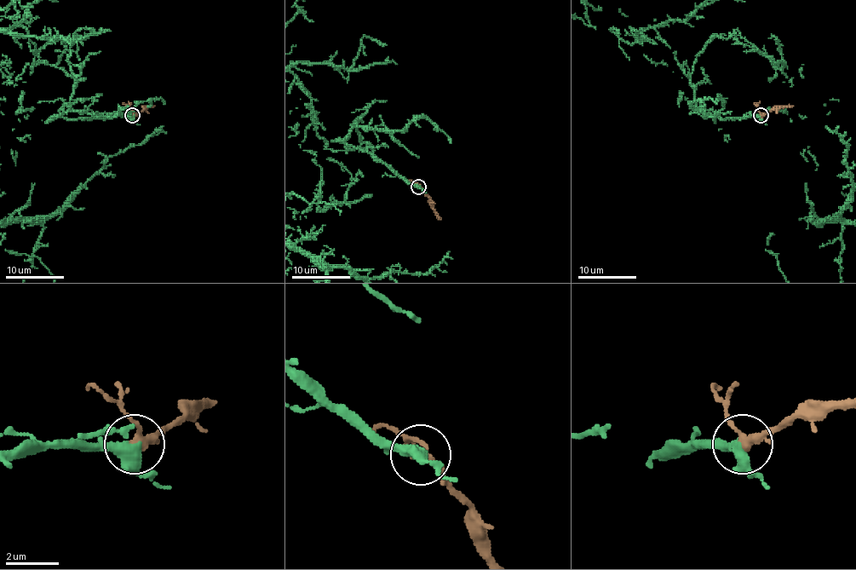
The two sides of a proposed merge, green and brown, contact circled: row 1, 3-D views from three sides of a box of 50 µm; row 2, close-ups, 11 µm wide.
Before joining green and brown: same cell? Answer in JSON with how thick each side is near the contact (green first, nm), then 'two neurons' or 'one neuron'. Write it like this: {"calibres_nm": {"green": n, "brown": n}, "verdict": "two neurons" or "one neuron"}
{"calibres_nm": {"green": 400, "brown": 280}, "verdict": "one neuron"}

